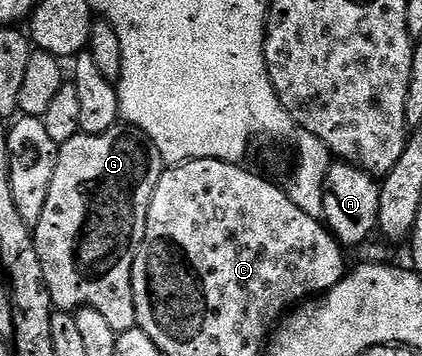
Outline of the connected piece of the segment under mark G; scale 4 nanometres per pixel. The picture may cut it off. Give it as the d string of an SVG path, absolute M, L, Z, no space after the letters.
M119 123L100 135L80 131L68 139L68 143L59 145L56 175L52 175L52 187L48 187L48 203L44 203L38 224L33 226L36 255L40 255L40 267L44 267L44 281L48 283L48 295L55 310L95 309L108 319L117 334L137 326L132 267L138 249L144 243L148 207L156 183L162 178L163 168L164 162L153 139L125 123Z

